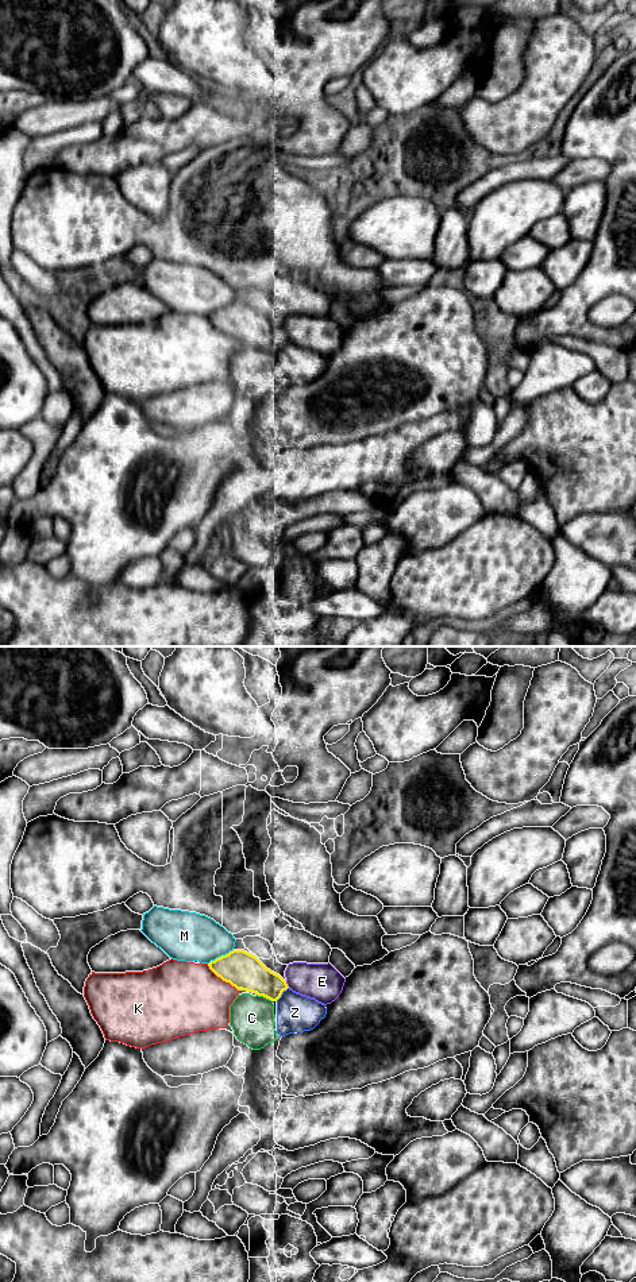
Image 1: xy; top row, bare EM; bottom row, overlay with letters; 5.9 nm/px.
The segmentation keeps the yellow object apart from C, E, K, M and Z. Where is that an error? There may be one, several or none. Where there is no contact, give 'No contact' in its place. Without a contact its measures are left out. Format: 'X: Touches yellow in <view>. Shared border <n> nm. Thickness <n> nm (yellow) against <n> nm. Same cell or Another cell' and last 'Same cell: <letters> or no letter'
C: Touches yellow in xy. Shared border 110 nm. Thickness 220 nm (yellow) against 260 nm. Another cell
E: Touches yellow in xy. Shared border 50 nm. Thickness 200 nm (yellow) against 220 nm. Same cell
K: Touches yellow in xy. Shared border 260 nm. Thickness 220 nm (yellow) against 440 nm. Another cell
M: Touches yellow in xy. Shared border 180 nm. Thickness 220 nm (yellow) against 300 nm. Another cell
Z: Touches yellow in xy. Shared border 120 nm. Thickness 220 nm (yellow) against 220 nm. Another cell
Same cell: E

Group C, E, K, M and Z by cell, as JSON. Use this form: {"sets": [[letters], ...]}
{"sets": [["C", "Z"], ["E"], ["K"], ["M"]]}

